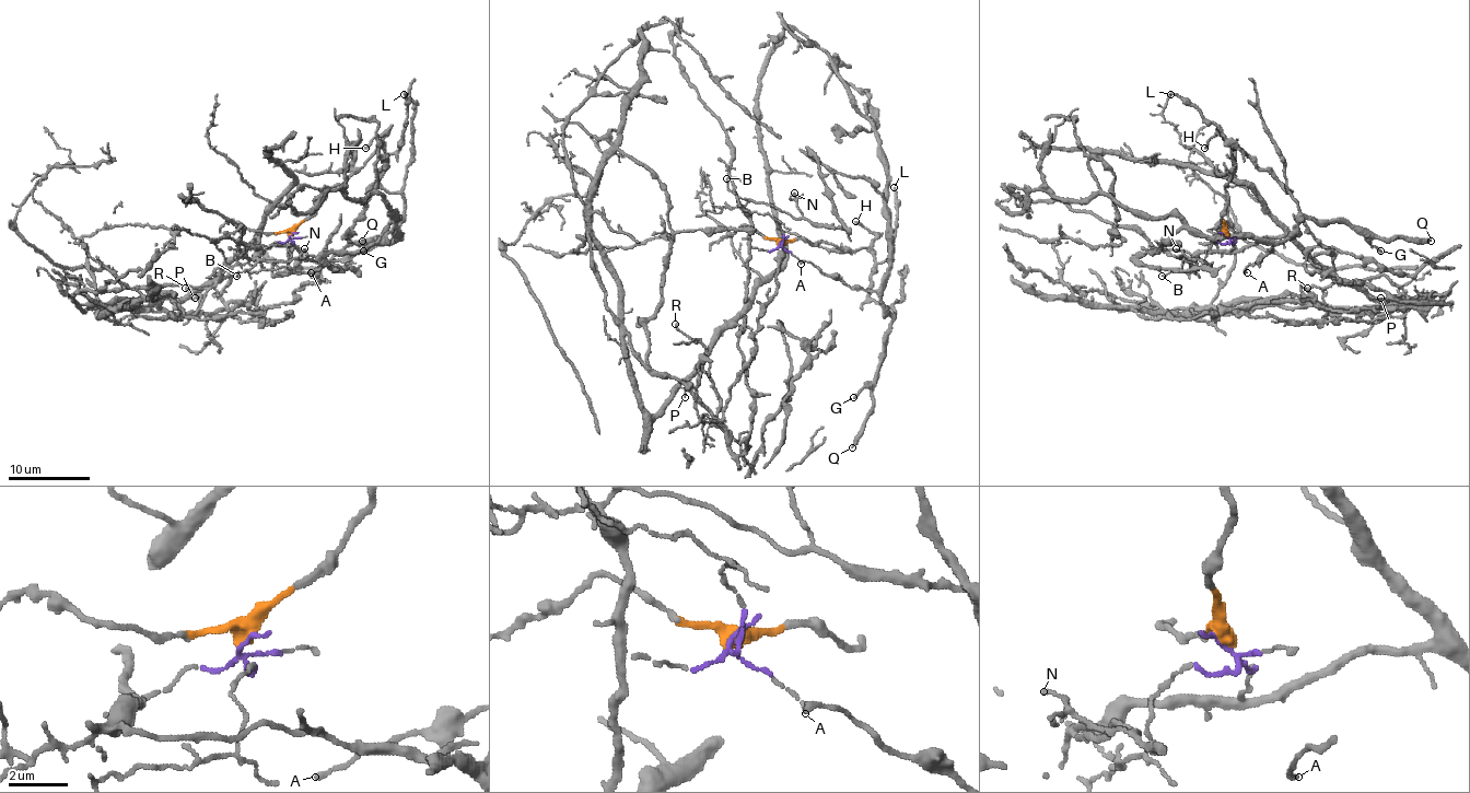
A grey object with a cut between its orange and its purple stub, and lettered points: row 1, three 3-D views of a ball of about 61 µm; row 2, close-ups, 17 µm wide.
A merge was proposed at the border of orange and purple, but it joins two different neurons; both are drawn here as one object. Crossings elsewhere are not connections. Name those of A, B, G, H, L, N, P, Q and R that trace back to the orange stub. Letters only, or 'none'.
A, G, H, L, Q

